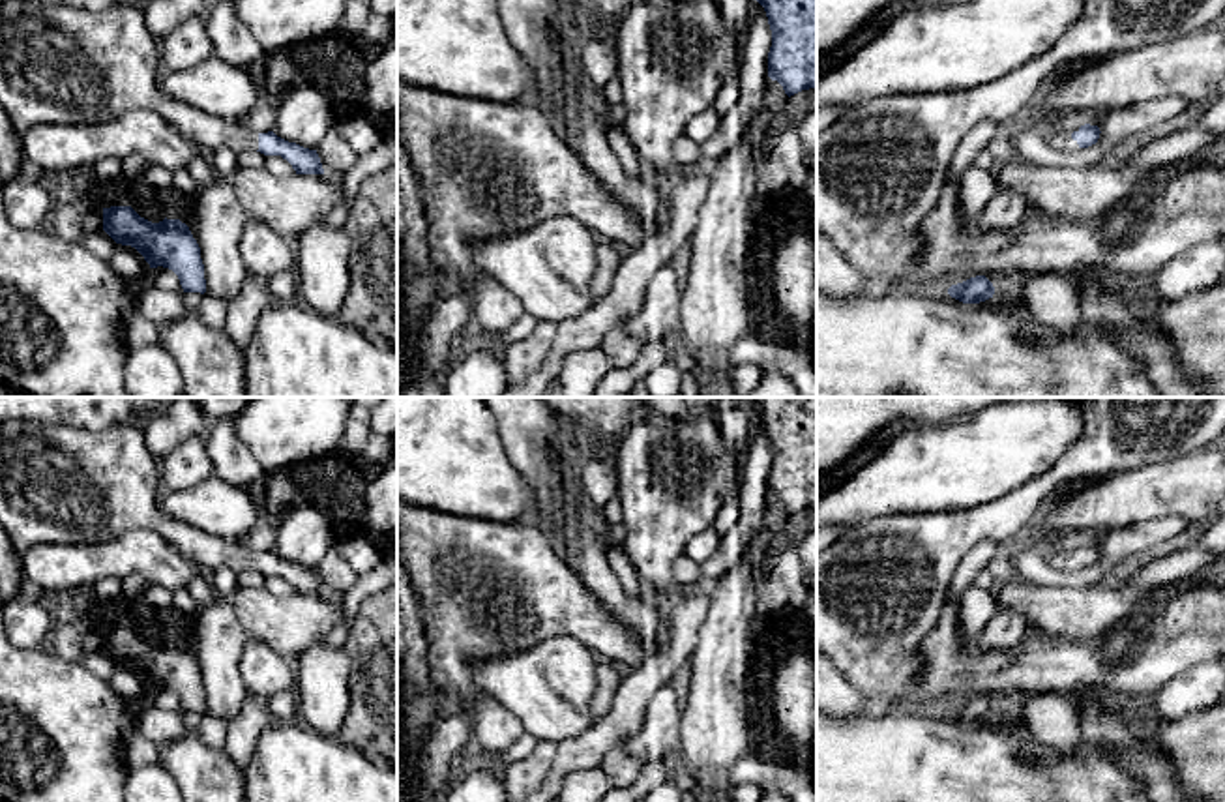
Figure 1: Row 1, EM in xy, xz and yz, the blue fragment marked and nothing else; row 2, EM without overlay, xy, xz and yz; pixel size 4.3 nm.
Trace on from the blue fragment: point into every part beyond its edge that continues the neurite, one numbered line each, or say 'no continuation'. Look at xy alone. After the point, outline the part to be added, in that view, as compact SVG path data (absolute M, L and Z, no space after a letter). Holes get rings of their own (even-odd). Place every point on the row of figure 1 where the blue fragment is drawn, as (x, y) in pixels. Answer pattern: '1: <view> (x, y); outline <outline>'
1: xy (59, 64); outline M30 0L0 6L0 105L19 135L41 124L103 124L144 109L161 114L206 156L221 146L236 154L258 150L258 133L244 122L223 120L165 96L161 69L159 41L146 28L142 0L124 0L99 11Z

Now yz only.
1: yz (1059, 139); outline M1053 131L1047 137L1047 142L1062 152L1075 152L1079 150L1077 141L1071 139L1073 131Z

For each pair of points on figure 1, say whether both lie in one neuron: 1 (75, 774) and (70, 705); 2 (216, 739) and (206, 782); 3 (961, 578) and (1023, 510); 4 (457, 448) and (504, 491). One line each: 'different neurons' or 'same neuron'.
1: same neuron
2: different neurons
3: different neurons
4: same neuron

